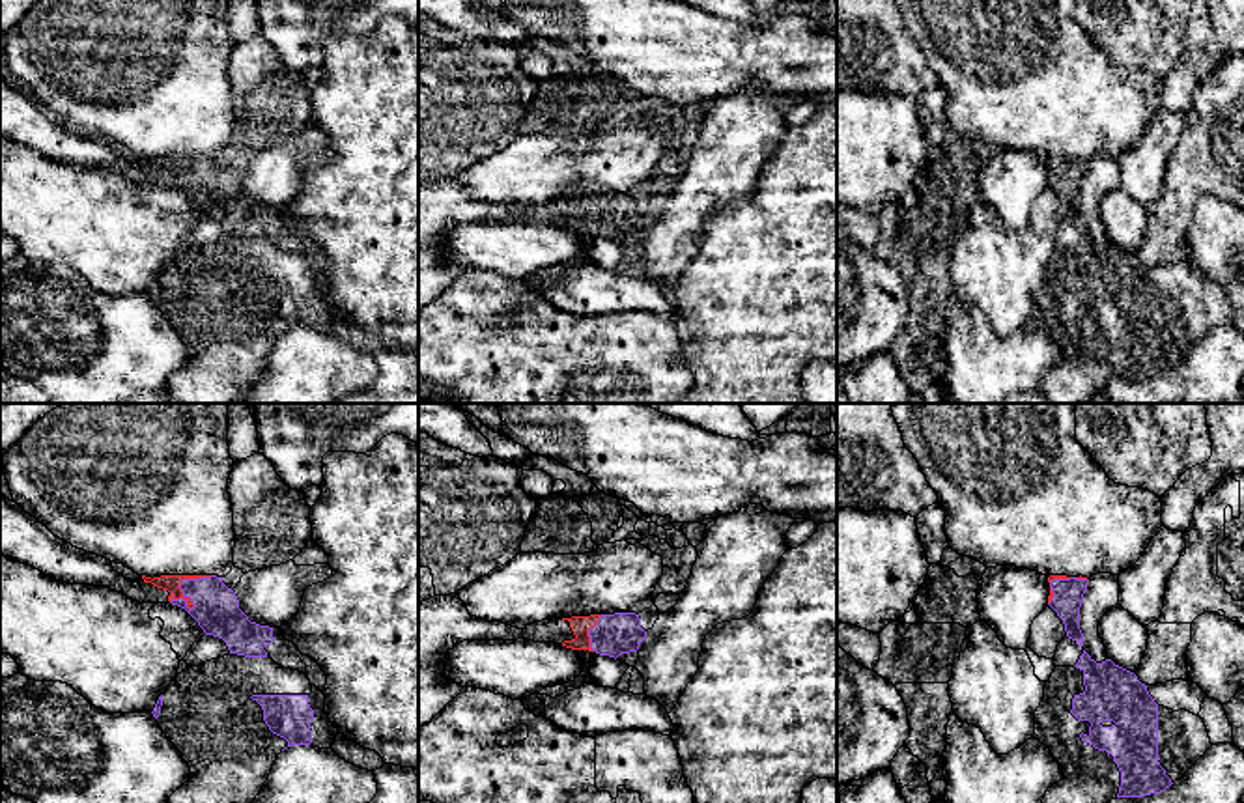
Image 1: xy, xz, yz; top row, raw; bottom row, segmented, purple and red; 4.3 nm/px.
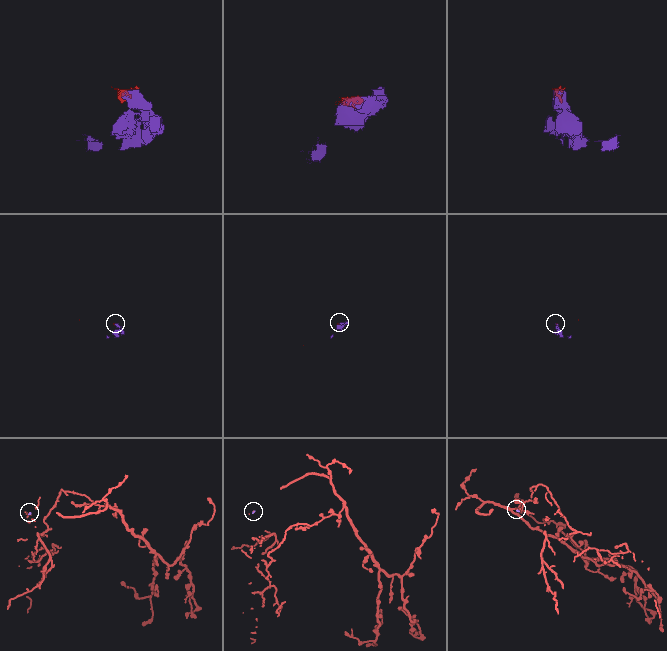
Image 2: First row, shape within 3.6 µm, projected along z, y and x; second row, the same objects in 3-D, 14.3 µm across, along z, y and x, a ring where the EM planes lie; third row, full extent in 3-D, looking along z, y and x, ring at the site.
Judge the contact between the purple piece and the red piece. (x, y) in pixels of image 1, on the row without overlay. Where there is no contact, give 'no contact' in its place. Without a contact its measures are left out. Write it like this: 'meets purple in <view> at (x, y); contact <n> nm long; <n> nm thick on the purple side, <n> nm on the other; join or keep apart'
meets purple in xy at (183, 161); contact 220 nm long; 190 nm thick on the purple side, 70 nm on the other; keep apart

